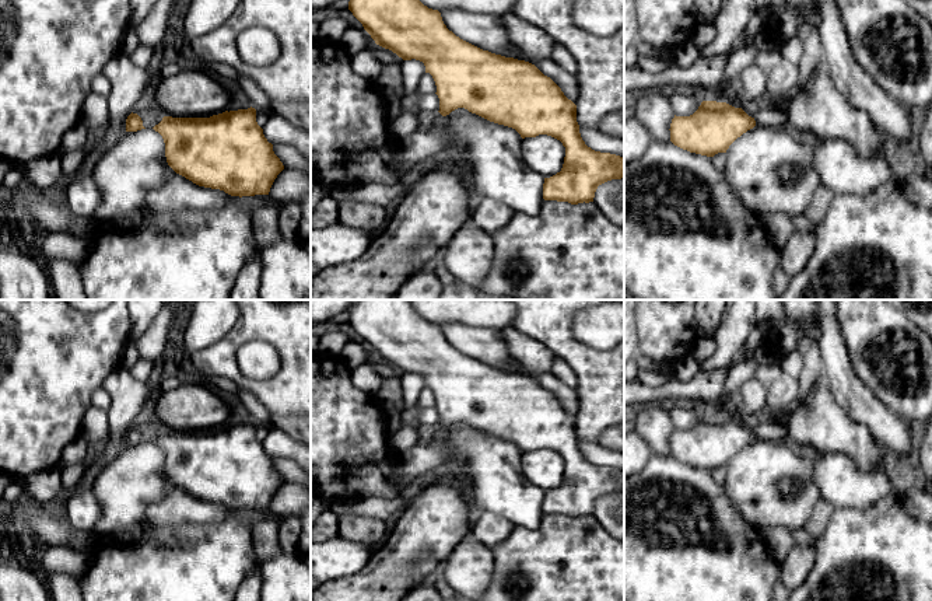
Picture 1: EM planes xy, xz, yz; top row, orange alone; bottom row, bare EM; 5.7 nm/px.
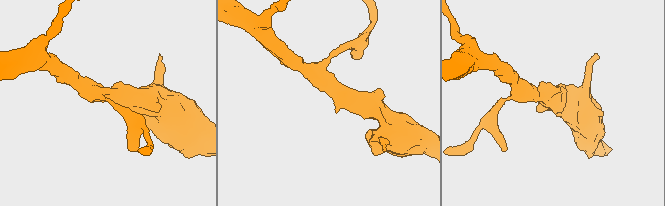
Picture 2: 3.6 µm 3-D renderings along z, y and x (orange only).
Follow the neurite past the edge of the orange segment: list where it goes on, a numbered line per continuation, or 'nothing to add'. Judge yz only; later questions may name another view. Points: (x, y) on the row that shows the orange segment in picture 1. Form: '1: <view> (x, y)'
1: yz (768, 116)

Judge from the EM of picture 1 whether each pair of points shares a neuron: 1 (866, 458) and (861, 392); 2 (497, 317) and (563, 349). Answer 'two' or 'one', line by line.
1: two
2: two

